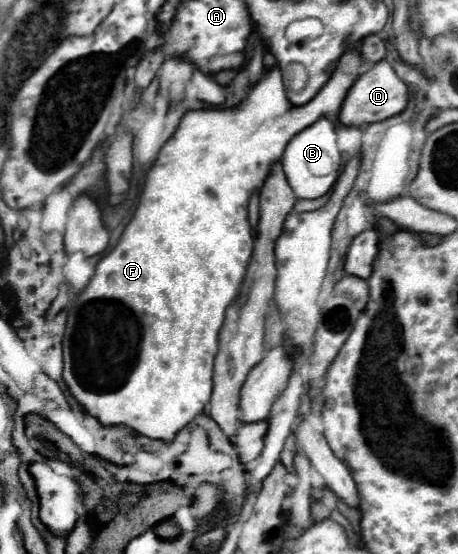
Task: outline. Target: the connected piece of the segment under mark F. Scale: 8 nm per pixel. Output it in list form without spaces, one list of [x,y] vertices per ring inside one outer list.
[[[356,49],[346,51],[330,81],[302,107],[294,107],[286,99],[280,69],[274,67],[262,75],[236,109],[188,111],[182,117],[178,131],[160,149],[154,167],[148,171],[140,205],[118,245],[98,261],[90,285],[76,297],[68,311],[62,341],[62,377],[88,415],[106,427],[126,425],[144,437],[170,443],[180,429],[206,409],[212,393],[218,333],[226,307],[240,291],[254,247],[246,215],[248,197],[262,187],[272,163],[282,157],[284,147],[298,131],[320,117],[338,117],[360,65],[360,53]]]

